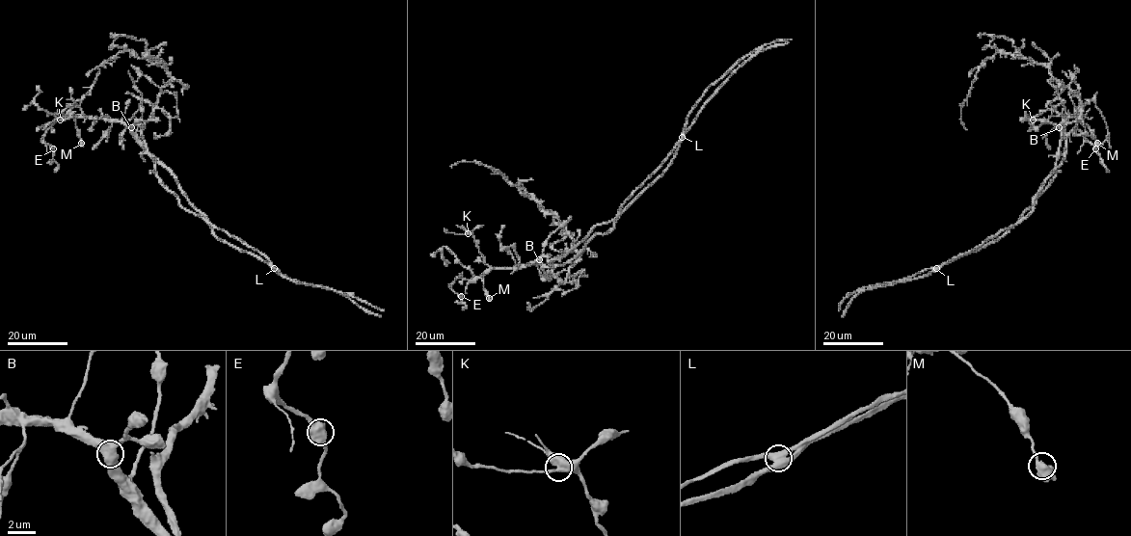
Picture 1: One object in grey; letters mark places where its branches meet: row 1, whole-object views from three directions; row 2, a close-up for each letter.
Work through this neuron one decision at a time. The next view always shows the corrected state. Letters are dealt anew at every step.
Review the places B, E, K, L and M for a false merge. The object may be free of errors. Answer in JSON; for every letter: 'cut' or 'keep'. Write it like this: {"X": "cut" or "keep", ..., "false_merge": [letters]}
{"B": "keep", "E": "keep", "K": "keep", "L": "cut", "M": "keep", "false_merge": ["L"]}

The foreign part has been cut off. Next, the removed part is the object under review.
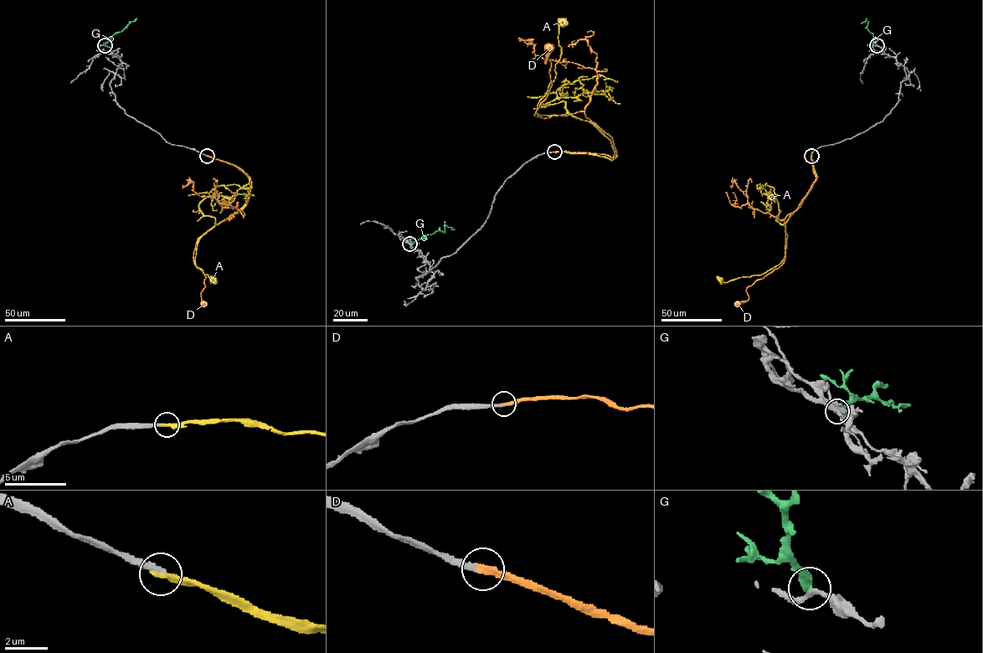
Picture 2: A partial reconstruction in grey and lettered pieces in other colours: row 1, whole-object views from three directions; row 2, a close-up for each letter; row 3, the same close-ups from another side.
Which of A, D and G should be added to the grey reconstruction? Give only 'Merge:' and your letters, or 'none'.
Merge: D

